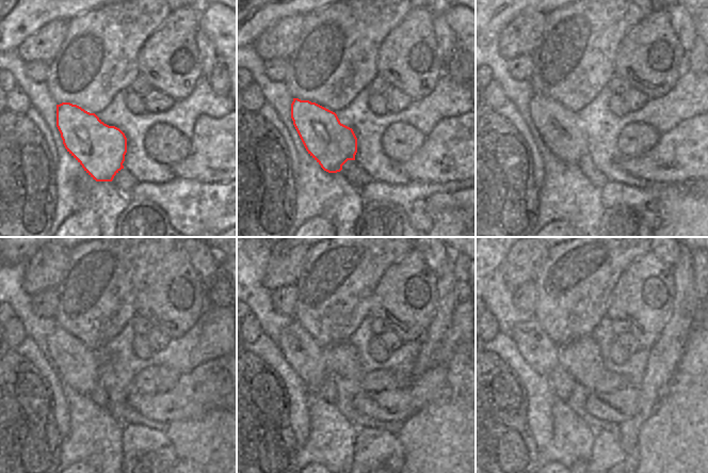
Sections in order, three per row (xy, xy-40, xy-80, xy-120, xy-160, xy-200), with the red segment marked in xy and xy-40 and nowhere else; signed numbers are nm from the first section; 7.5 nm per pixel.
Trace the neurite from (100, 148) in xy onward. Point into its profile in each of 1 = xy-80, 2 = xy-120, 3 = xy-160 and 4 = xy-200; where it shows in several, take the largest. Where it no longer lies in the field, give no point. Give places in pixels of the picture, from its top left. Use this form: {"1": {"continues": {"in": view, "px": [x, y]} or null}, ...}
{"1": {"continues": {"in": "xy-80", "px": [560, 129]}}, "2": {"continues": {"in": "xy-120", "px": [76, 364]}}, "3": {"continues": {"in": "xy-160", "px": [300, 350]}}, "4": {"continues": {"in": "xy-200", "px": [537, 349]}}}

